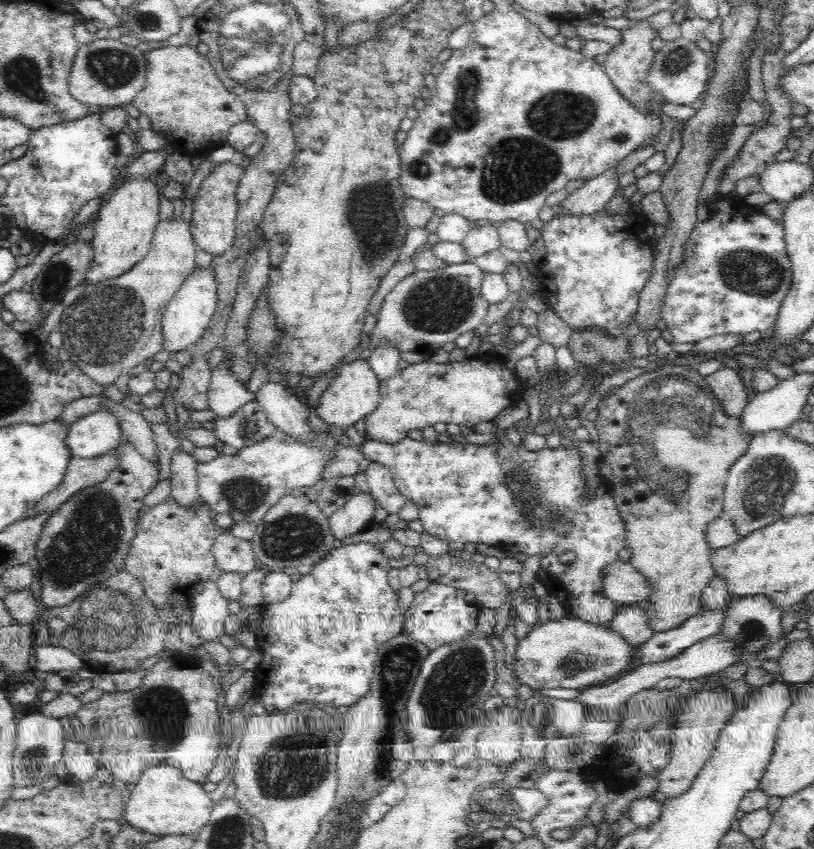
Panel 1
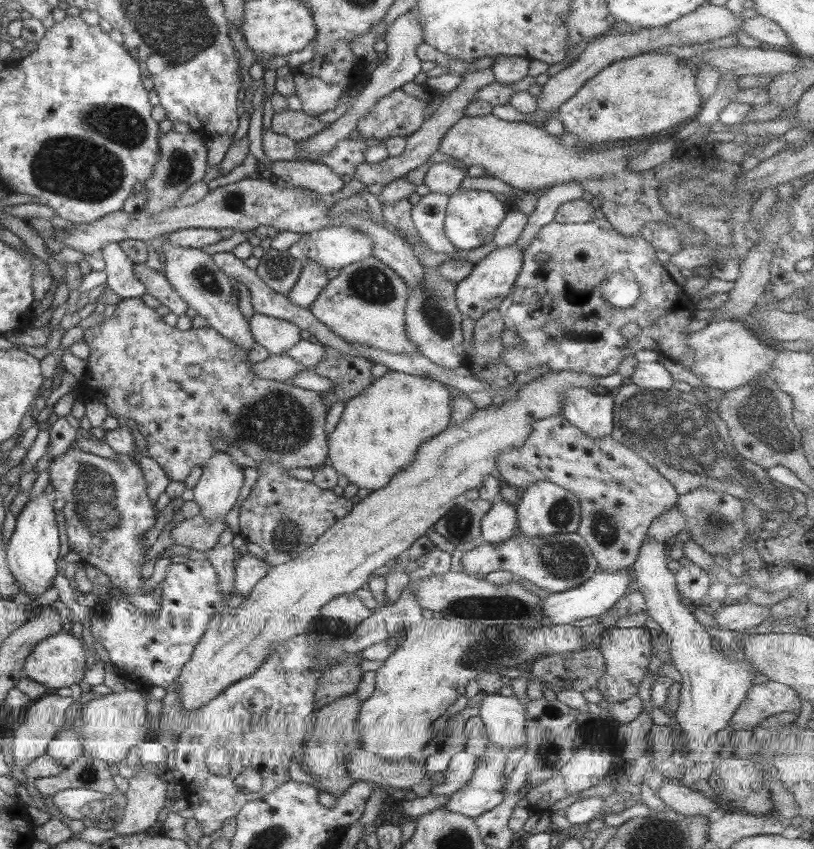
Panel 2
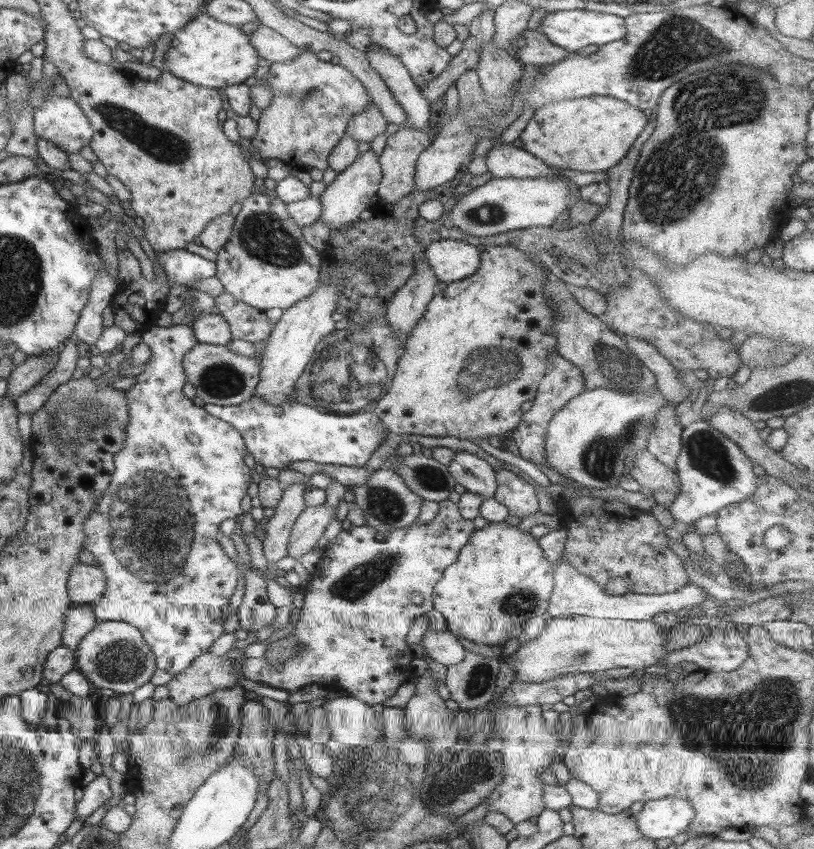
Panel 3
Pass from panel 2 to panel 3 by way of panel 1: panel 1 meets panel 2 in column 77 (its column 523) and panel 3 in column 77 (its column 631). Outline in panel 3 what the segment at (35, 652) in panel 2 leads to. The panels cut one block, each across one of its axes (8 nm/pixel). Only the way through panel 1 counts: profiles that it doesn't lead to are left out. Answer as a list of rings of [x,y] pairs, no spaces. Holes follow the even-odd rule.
[[[97,621],[93,629],[81,638],[73,654],[75,670],[84,676],[91,688],[109,689],[113,694],[133,693],[146,684],[156,670],[149,646],[140,633],[126,622]]]

